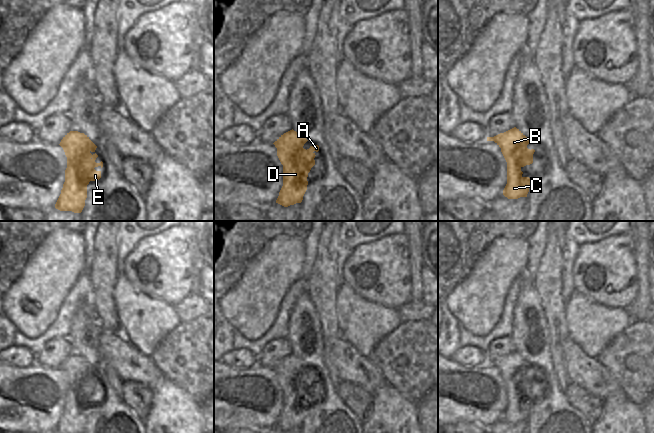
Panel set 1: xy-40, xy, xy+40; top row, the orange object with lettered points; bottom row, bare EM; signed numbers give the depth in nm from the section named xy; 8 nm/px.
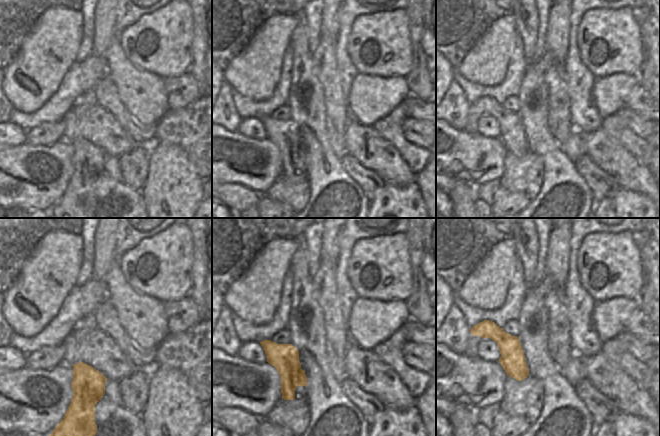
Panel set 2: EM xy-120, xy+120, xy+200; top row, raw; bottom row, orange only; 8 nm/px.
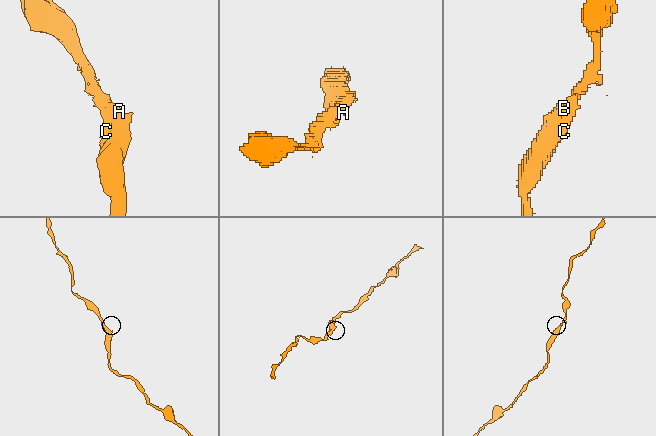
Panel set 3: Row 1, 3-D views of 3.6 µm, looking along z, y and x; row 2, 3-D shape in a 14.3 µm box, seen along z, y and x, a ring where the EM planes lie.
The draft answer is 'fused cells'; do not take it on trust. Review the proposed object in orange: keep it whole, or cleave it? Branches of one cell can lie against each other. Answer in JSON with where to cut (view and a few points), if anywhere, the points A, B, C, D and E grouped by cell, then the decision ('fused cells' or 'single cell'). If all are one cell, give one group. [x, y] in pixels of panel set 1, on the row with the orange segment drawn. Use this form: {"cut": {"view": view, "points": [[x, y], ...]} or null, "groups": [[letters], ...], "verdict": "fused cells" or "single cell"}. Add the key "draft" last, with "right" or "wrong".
{"cut": null, "groups": [["A", "B", "C", "D", "E"]], "verdict": "single cell", "draft": "wrong"}

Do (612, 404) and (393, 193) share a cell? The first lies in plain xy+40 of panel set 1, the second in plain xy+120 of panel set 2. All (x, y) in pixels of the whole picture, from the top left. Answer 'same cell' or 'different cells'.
same cell

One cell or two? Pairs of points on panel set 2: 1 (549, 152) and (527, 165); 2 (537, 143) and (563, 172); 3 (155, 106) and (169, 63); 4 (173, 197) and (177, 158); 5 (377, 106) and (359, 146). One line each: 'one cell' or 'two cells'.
1: two cells
2: one cell
3: two cells
4: one cell
5: two cells

